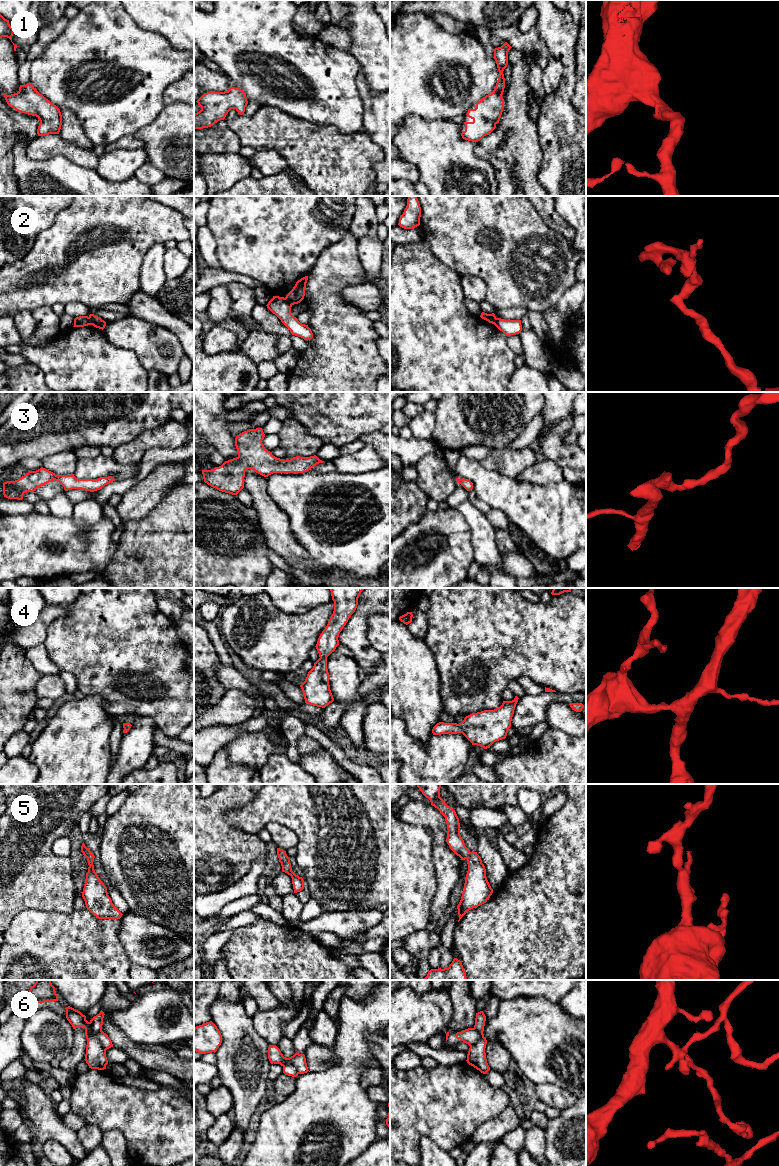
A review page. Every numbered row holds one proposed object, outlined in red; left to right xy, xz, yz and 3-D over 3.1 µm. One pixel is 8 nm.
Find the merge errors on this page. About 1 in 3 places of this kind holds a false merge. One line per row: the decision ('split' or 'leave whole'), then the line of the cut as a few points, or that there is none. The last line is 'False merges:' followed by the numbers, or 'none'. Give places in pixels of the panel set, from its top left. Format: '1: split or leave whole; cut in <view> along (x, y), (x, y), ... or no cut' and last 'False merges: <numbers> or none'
1: leave whole; no cut
2: split; cut in xy along (88, 317), (91, 324)
3: leave whole; no cut
4: leave whole; no cut
5: leave whole; no cut
6: split; cut in xy along (100, 1030), (96, 1034), (96, 1038), (106, 1049)
False merges: 2, 6

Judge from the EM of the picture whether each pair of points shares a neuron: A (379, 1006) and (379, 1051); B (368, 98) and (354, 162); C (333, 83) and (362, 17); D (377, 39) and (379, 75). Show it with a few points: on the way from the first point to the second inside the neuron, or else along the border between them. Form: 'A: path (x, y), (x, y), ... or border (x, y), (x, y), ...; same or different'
A: border (367, 1033), (371, 1052), (376, 1058); different
B: border (362, 130), (379, 146); different
C: border (346, 51), (358, 63), (359, 71); different
D: path (377, 48), (379, 66); same

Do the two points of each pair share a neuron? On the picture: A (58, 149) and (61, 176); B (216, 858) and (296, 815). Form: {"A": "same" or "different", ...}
{"A": "different", "B": "different"}

